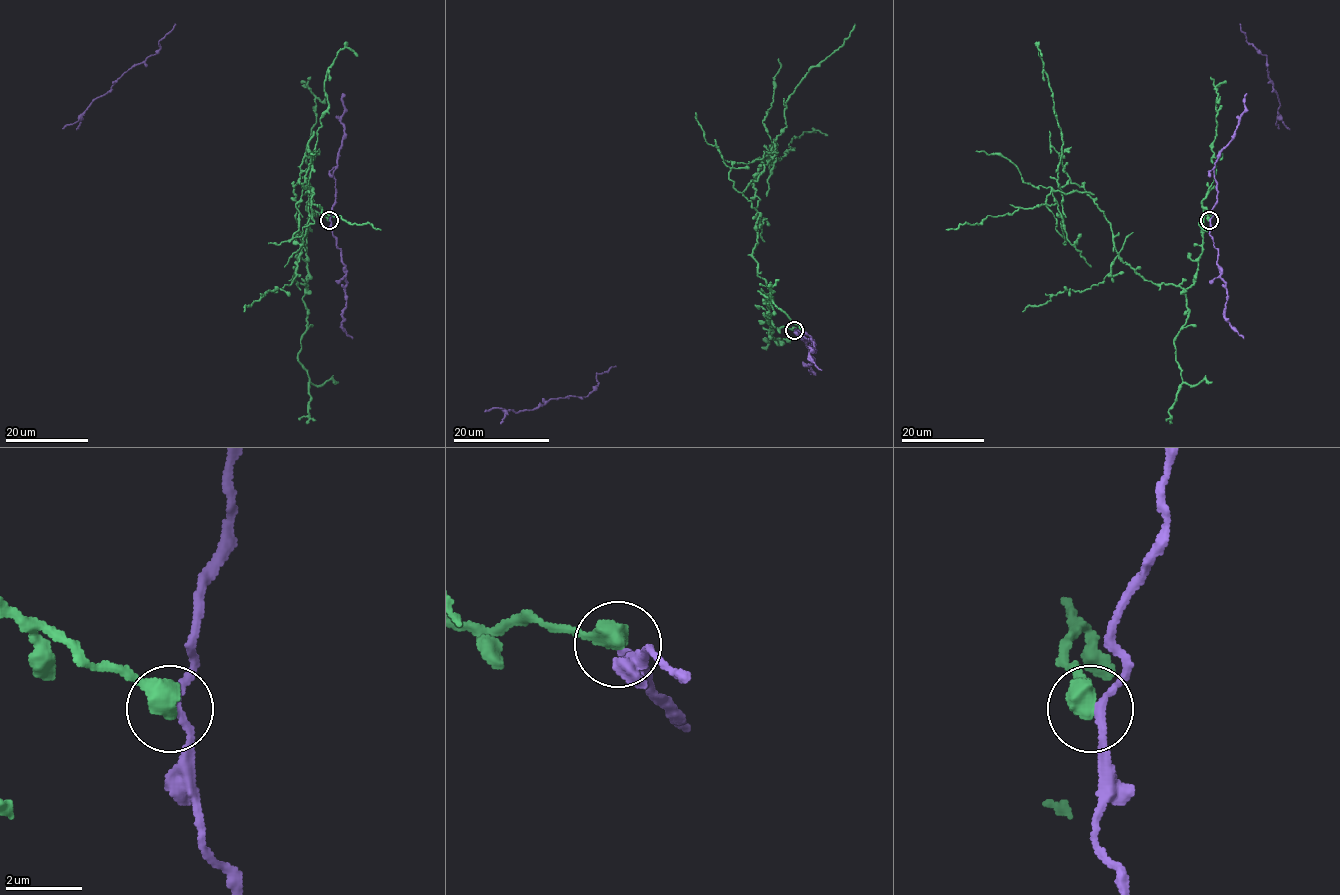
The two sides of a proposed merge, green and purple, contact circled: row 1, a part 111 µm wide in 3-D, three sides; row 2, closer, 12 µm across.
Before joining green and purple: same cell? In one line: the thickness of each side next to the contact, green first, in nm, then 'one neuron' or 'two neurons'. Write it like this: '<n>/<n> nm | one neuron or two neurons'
600/180 nm | two neurons

